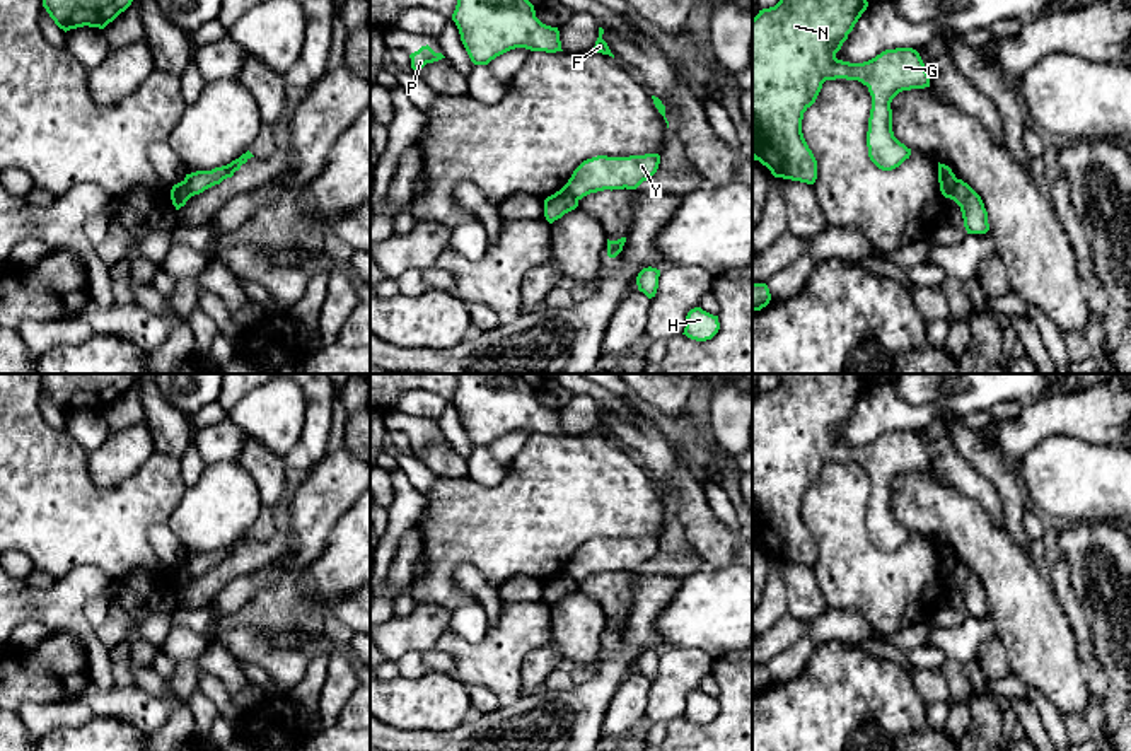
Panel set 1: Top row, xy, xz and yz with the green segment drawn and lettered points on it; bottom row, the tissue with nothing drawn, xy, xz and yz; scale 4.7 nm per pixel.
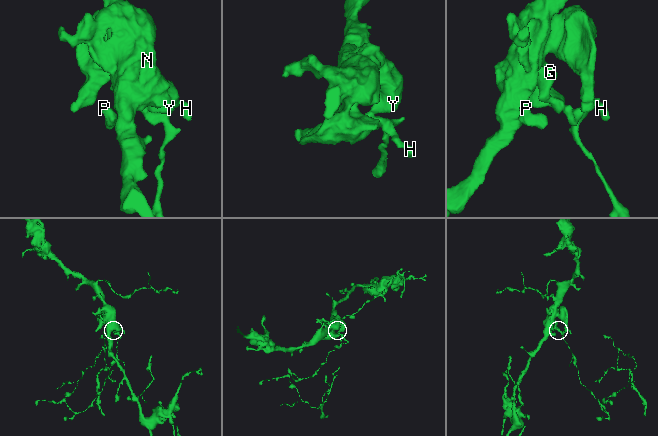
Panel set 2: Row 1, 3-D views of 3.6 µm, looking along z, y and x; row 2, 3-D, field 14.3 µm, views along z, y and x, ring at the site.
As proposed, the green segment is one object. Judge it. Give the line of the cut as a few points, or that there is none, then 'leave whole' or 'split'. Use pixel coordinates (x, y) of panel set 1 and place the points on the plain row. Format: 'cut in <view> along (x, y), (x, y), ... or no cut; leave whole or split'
cut in yz along (957, 562), (947, 579); split

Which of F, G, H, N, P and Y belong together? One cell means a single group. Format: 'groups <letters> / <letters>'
groups F G N P Y / H

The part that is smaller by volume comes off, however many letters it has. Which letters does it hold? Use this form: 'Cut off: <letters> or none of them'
Cut off: H

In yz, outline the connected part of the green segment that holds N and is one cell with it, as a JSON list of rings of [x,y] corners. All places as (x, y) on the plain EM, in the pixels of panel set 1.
[[[781,374],[774,389],[752,401],[752,541],[774,560],[814,567],[817,543],[803,515],[803,495],[815,485],[826,463],[858,463],[868,469],[872,492],[867,529],[870,543],[882,553],[899,550],[911,538],[892,514],[892,481],[911,471],[930,469],[930,457],[913,430],[885,432],[863,445],[836,440],[848,416],[867,393],[865,374]]]

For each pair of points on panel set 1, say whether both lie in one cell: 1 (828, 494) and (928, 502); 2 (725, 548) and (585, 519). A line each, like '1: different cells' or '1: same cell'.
1: different cells
2: different cells

